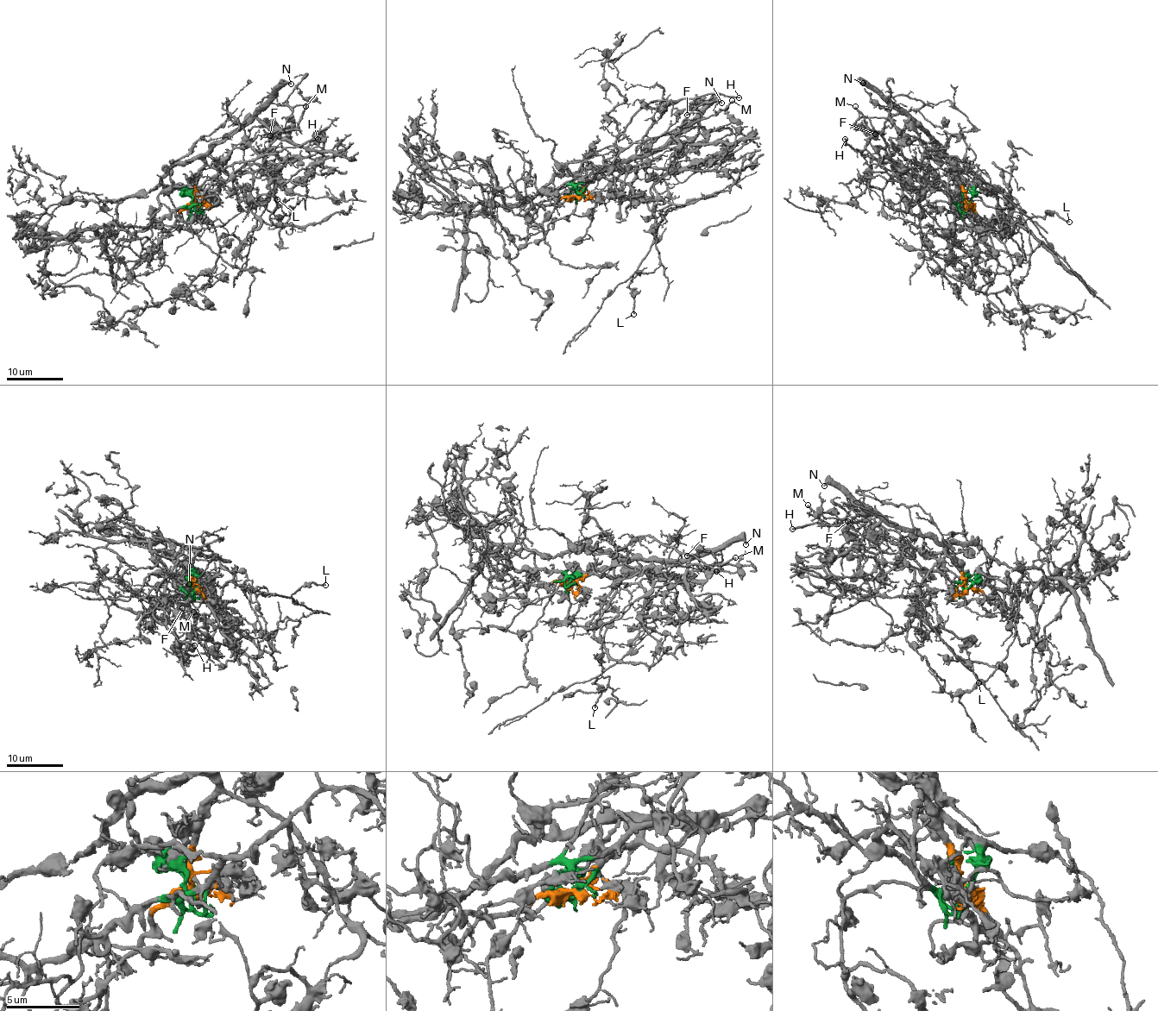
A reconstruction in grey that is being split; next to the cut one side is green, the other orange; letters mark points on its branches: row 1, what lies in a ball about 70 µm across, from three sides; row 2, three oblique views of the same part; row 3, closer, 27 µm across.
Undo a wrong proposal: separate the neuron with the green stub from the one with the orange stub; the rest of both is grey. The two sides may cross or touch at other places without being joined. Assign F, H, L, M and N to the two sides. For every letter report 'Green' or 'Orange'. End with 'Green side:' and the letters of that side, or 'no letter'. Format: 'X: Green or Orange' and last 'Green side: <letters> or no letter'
F: Green
H: Green
L: Green
M: Green
N: Orange
Green side: F, H, L, M

